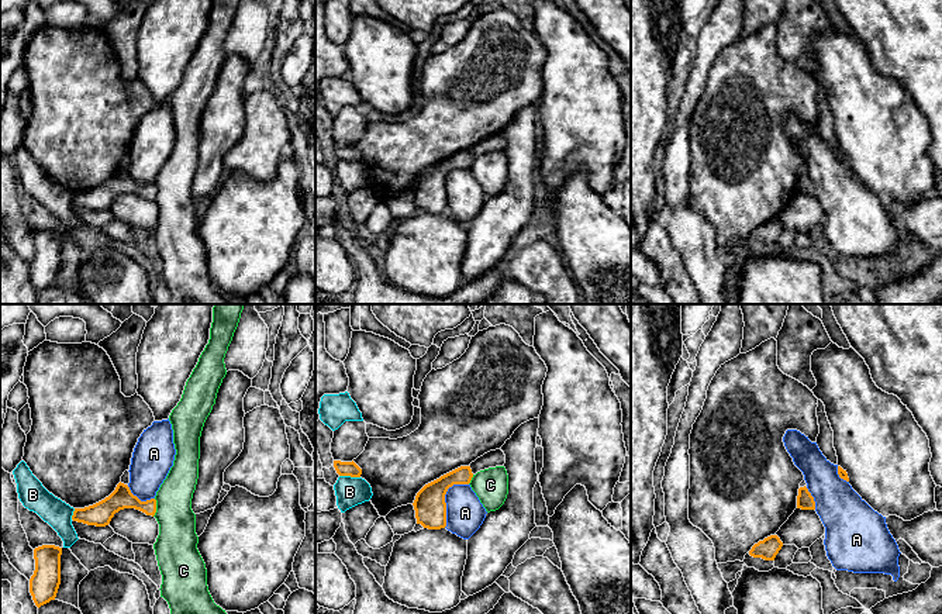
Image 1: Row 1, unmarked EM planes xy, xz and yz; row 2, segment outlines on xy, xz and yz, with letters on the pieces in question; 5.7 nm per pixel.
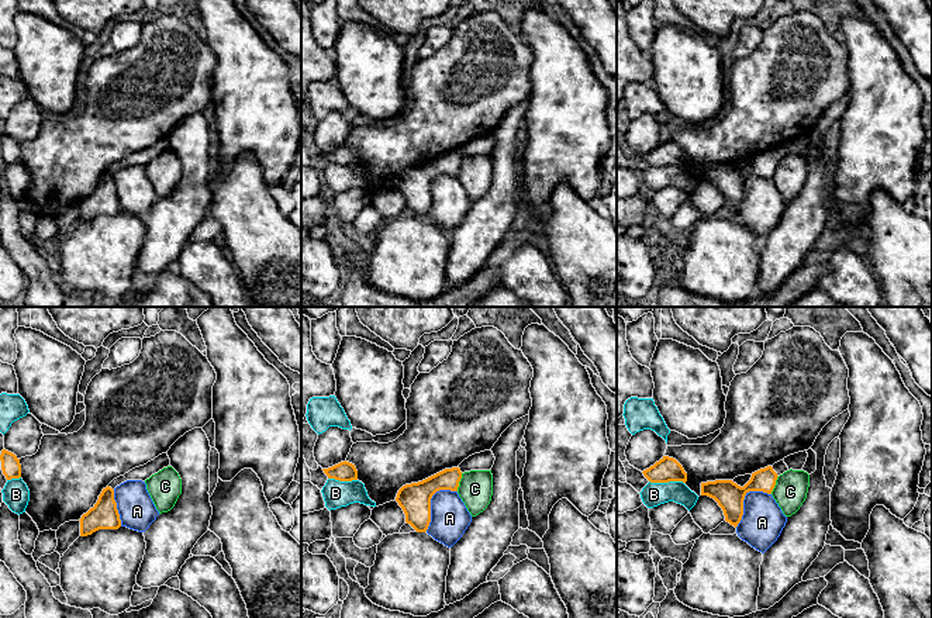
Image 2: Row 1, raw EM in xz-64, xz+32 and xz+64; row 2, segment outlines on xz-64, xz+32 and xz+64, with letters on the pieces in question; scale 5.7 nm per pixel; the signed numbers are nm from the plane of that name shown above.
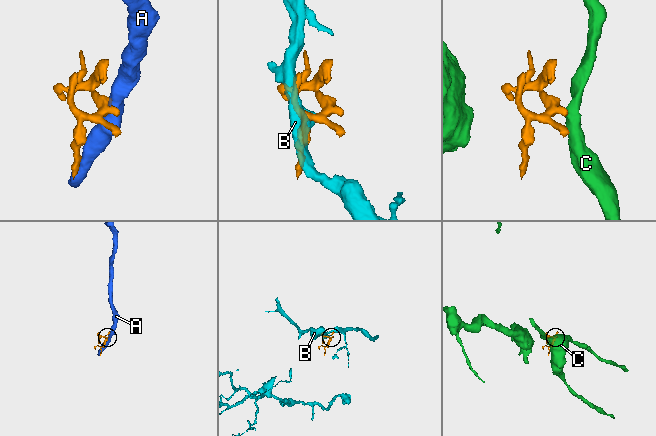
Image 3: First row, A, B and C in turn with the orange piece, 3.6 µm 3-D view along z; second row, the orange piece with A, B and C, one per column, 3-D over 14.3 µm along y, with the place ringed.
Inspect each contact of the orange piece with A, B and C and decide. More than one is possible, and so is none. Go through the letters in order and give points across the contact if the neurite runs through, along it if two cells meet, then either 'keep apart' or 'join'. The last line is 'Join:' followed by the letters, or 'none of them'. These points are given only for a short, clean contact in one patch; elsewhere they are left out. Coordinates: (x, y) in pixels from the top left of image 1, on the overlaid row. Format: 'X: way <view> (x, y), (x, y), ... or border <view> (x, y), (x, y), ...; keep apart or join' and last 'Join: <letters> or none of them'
A: border xz (468, 483), (454, 483), (448, 489), (445, 495), (444, 527); keep apart
B: keep apart
C: border xy (155, 499), (155, 513), (152, 516); keep apart
Join: none of them

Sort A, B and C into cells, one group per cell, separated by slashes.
A / B / C

